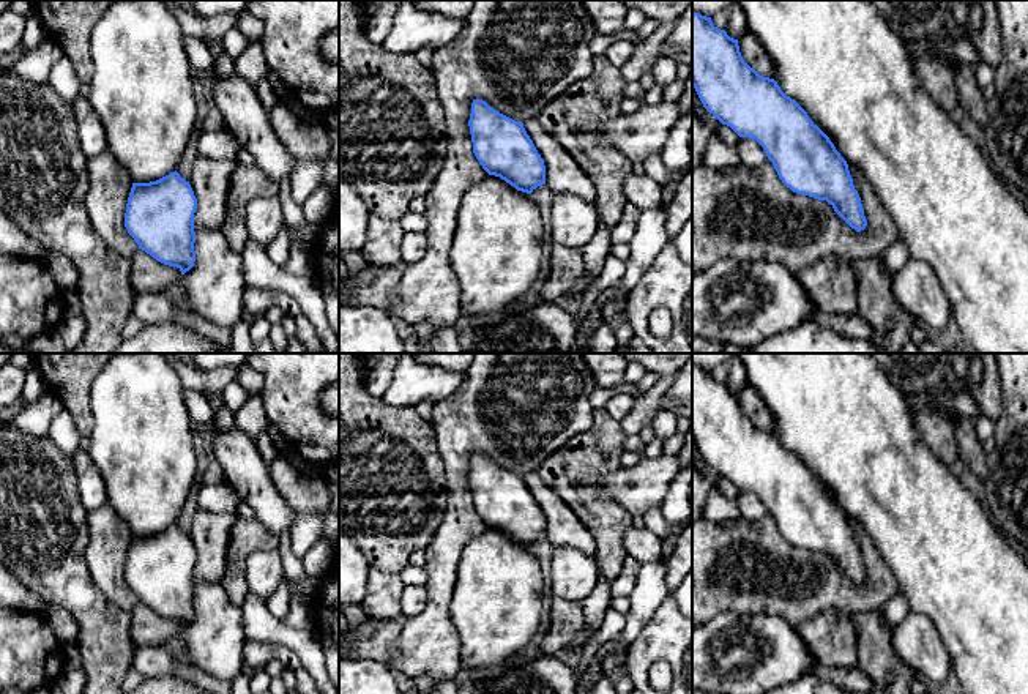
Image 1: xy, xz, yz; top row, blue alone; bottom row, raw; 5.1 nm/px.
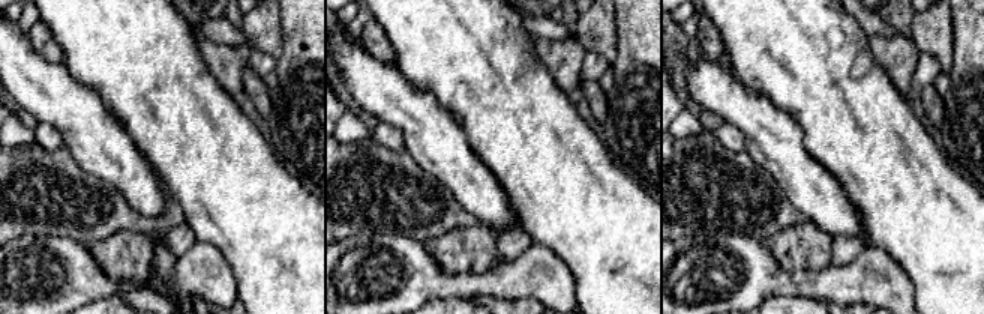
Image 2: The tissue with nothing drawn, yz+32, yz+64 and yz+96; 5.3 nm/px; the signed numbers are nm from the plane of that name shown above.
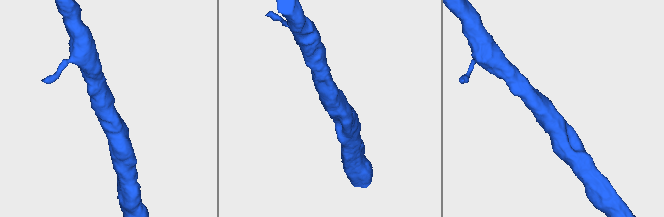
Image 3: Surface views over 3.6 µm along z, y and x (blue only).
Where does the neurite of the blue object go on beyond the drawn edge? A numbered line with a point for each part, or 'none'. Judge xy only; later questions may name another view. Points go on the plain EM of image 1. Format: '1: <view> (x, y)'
1: xy (142, 444)

